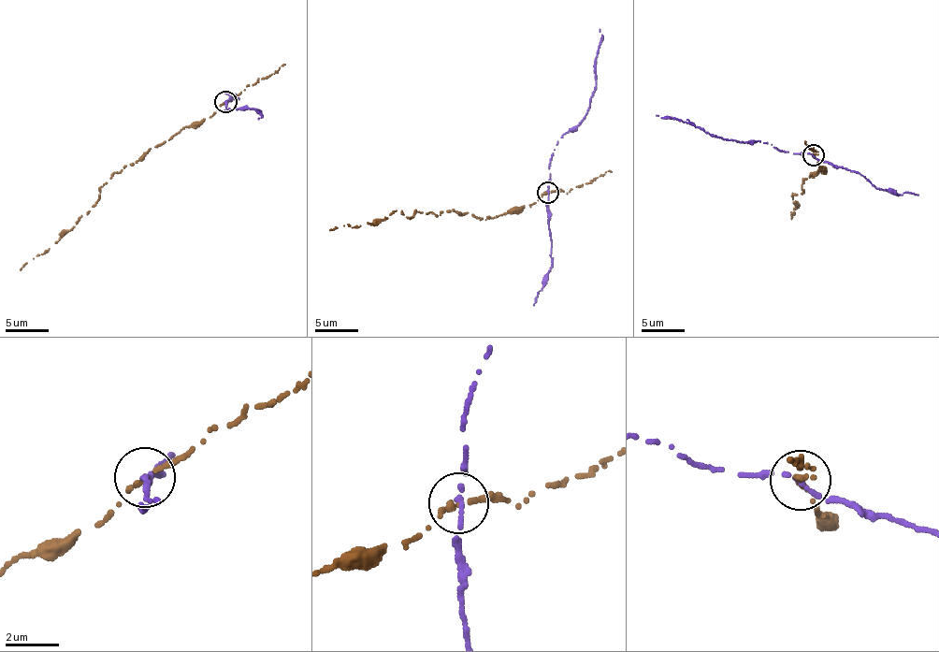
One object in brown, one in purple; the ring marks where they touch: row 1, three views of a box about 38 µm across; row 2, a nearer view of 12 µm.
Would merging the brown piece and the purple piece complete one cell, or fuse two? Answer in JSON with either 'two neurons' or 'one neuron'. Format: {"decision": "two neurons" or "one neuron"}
{"decision": "two neurons"}

